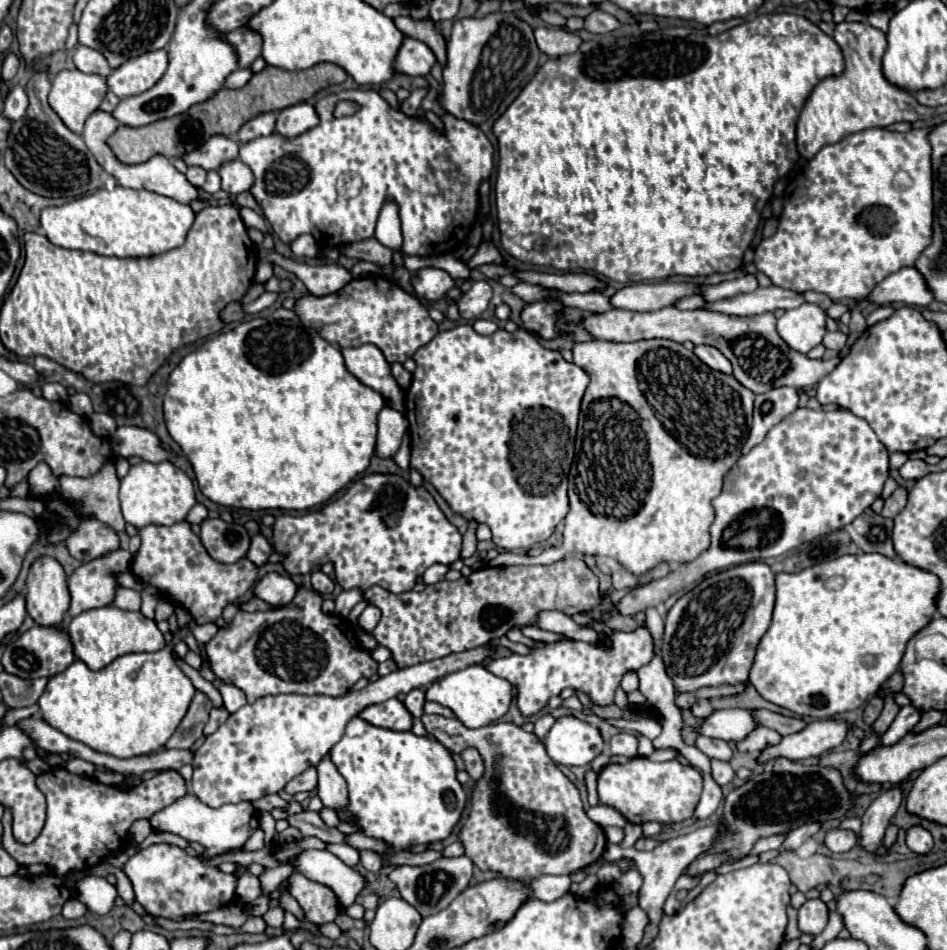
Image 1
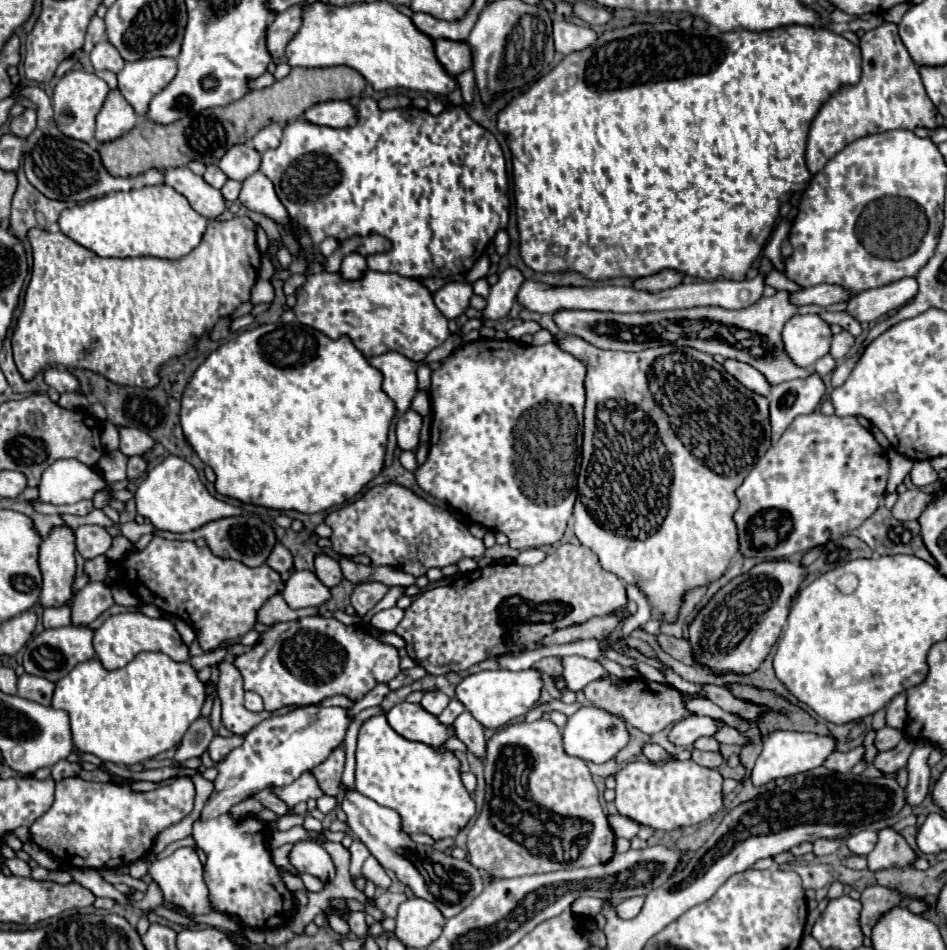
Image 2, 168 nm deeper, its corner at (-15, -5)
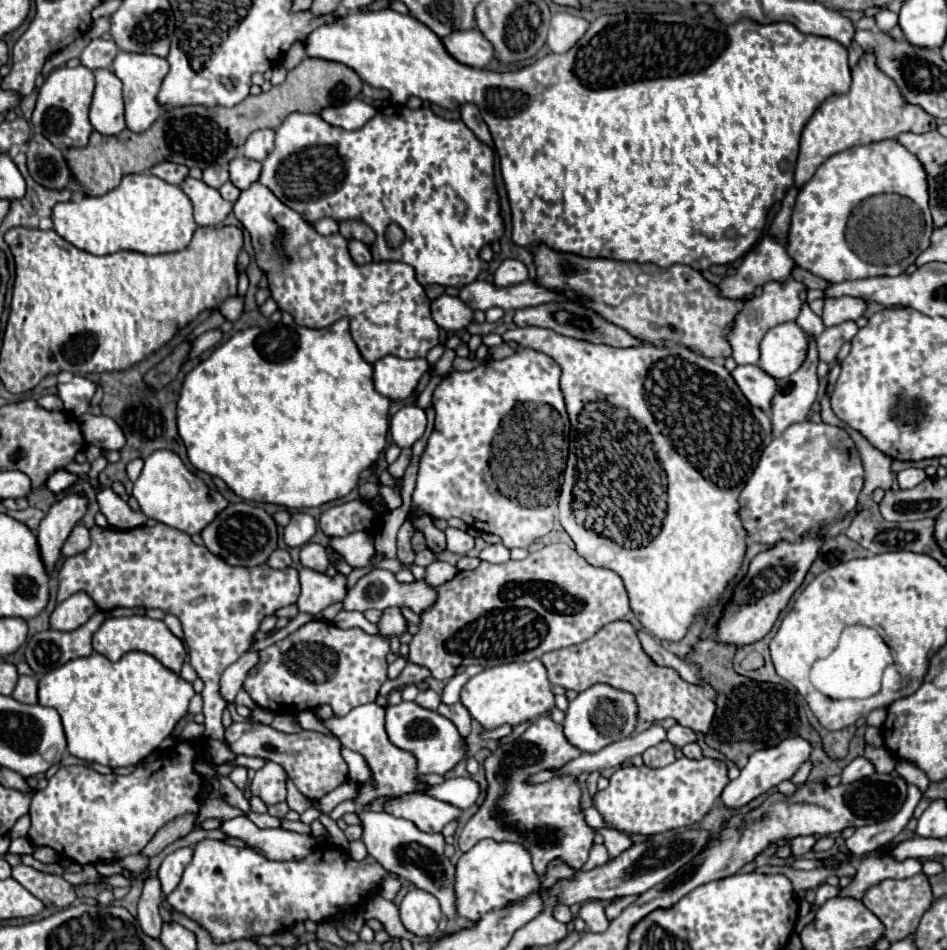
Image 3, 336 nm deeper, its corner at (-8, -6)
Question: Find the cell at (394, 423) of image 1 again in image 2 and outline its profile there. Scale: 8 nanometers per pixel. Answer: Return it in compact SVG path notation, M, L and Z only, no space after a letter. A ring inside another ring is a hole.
M414 410L404 412L396 424L398 448L400 450L416 450L416 446L420 442L420 428L422 428L422 418Z

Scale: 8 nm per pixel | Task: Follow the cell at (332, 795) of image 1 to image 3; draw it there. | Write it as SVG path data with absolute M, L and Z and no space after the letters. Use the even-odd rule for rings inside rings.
M359 811L357 813L363 821L363 841L367 847L367 853L375 857L387 871L409 879L415 887L425 889L433 893L439 903L441 911L449 921L455 921L461 929L465 925L471 925L469 919L463 919L455 913L455 893L453 893L453 875L455 867L453 863L443 855L445 839L441 833L425 833L417 829L411 821L393 817L391 813L373 813L373 811Z

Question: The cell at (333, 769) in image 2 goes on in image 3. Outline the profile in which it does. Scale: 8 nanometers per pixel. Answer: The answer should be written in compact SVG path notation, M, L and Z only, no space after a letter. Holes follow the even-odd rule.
M245 721L245 723L231 723L231 727L225 729L225 741L237 755L263 757L267 761L279 763L289 773L295 787L309 801L319 801L335 787L347 781L347 763L341 757L341 741L335 735L325 735L319 731L281 733L269 725Z

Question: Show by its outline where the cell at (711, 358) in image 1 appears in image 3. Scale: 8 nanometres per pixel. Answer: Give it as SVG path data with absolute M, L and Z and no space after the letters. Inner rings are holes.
M739 365L735 371L731 371L731 375L737 381L743 395L747 397L747 401L769 415L769 405L773 393L777 391L775 379L767 375L759 365Z

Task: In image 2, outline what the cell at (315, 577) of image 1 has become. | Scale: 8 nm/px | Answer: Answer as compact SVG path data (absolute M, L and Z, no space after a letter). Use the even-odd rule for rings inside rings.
M318 554L316 556L316 576L328 588L338 586L342 582L342 570L340 570L338 560L334 560L330 556L324 556L324 554Z

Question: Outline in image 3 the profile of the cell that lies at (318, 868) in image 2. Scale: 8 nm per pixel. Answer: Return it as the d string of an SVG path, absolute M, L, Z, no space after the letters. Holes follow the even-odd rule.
M245 815L221 821L219 831L245 841L247 847L251 847L257 853L263 853L273 861L301 859L313 849L311 835L301 835L285 829L259 829Z

